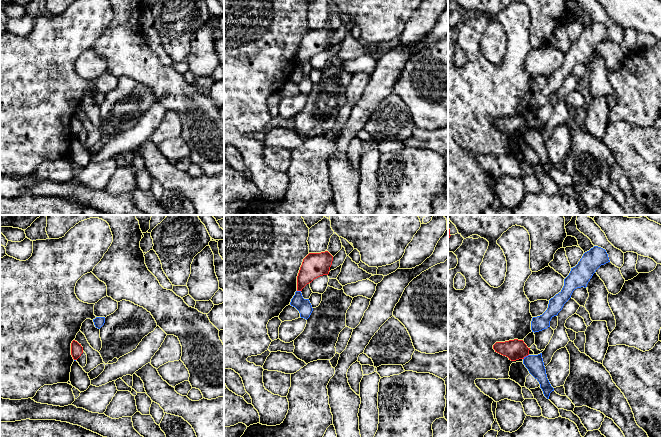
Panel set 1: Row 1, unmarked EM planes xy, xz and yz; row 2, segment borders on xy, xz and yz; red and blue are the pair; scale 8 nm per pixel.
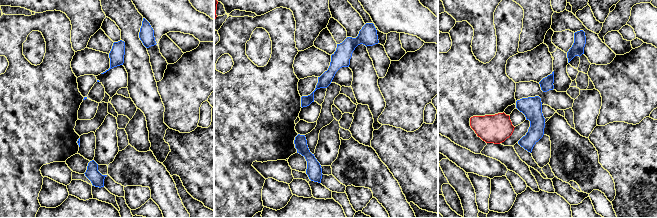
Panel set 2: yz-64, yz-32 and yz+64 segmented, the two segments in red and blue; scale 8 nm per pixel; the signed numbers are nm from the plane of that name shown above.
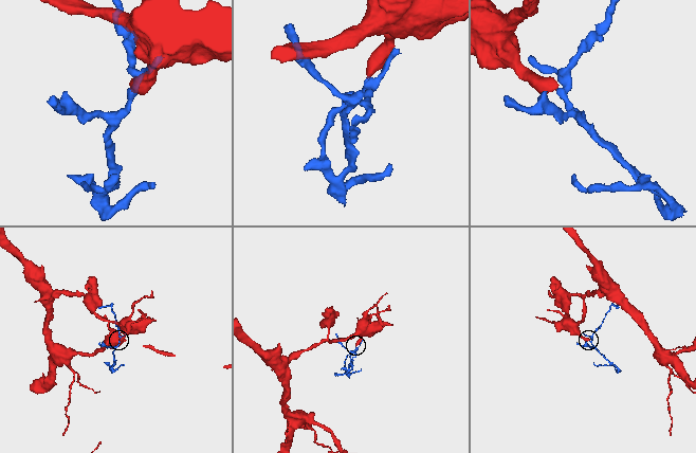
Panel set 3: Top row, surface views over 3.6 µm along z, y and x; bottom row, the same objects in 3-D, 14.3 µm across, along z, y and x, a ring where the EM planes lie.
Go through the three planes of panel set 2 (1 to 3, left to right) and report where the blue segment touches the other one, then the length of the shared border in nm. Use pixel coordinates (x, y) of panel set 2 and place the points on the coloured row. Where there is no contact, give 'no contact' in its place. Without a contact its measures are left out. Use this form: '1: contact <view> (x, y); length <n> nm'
1: no contact
2: no contact
3: no contact

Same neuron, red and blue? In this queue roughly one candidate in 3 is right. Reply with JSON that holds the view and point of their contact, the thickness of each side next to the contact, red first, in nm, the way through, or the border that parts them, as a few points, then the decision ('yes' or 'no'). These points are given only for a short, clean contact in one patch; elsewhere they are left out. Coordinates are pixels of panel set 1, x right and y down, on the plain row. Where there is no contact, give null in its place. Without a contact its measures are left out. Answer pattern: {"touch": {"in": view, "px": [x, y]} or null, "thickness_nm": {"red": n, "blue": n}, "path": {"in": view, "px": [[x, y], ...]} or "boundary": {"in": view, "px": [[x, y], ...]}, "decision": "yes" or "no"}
{"touch": {"in": "yz", "px": [525, 132]}, "thickness_nm": {"red": 160, "blue": 140}, "boundary": {"in": "yz", "px": [[528, 130], [523, 135]]}, "decision": "no"}

